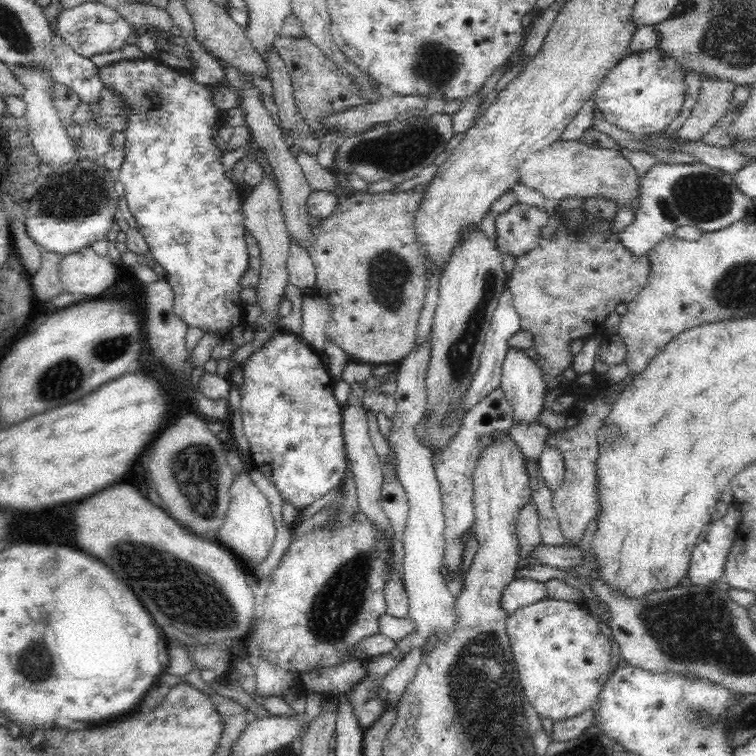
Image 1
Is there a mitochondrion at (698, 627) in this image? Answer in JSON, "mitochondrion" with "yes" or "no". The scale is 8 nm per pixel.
{"mitochondrion":"yes"}

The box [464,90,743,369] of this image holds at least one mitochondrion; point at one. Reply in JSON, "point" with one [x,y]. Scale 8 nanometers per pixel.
{"point":[700,196]}

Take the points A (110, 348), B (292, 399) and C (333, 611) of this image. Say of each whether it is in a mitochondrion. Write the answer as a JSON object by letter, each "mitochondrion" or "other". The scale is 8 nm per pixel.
{"A":"mitochondrion","B":"mitochondrion","C":"mitochondrion"}

